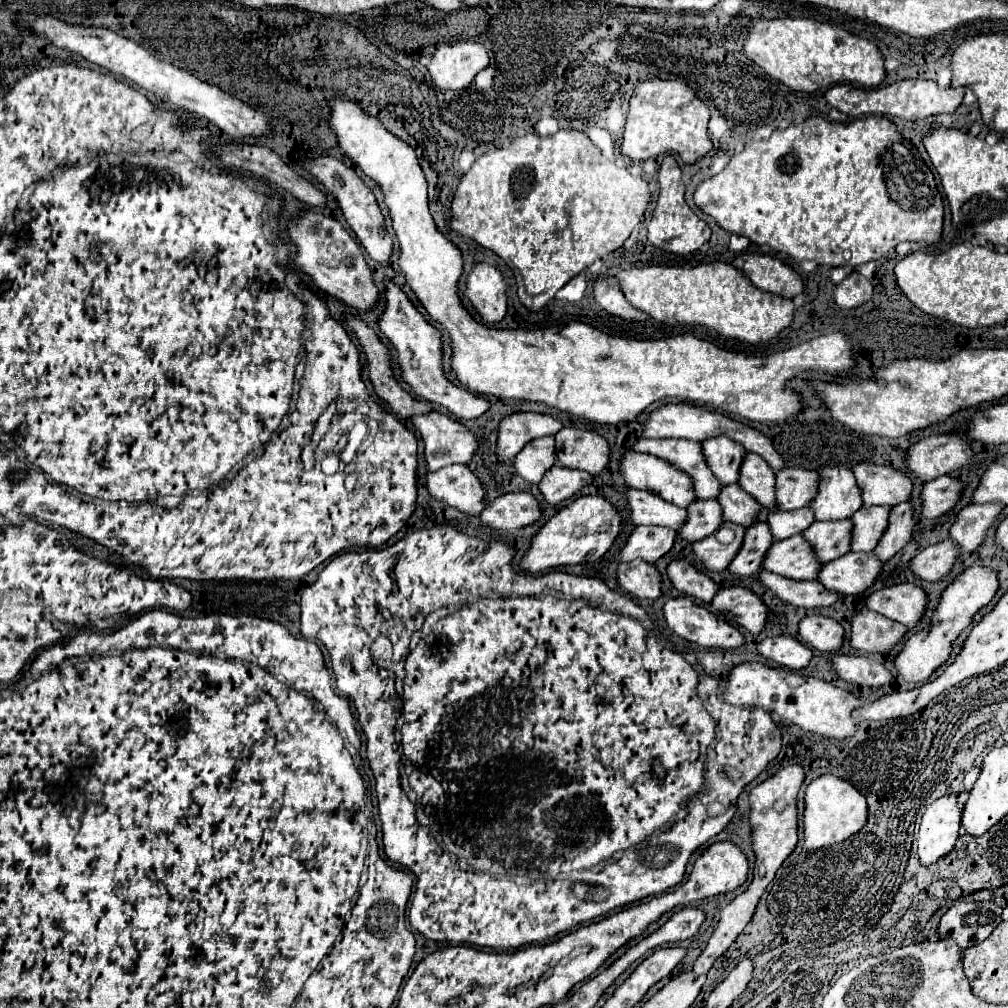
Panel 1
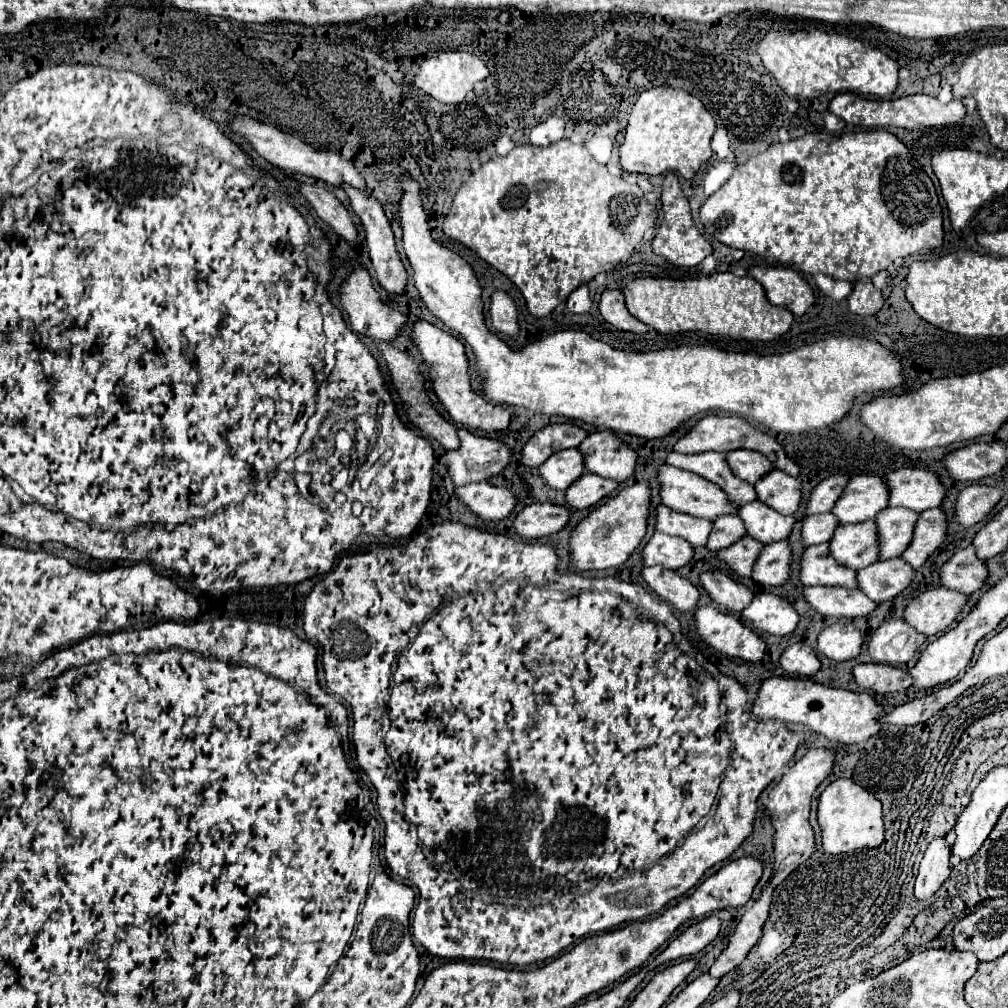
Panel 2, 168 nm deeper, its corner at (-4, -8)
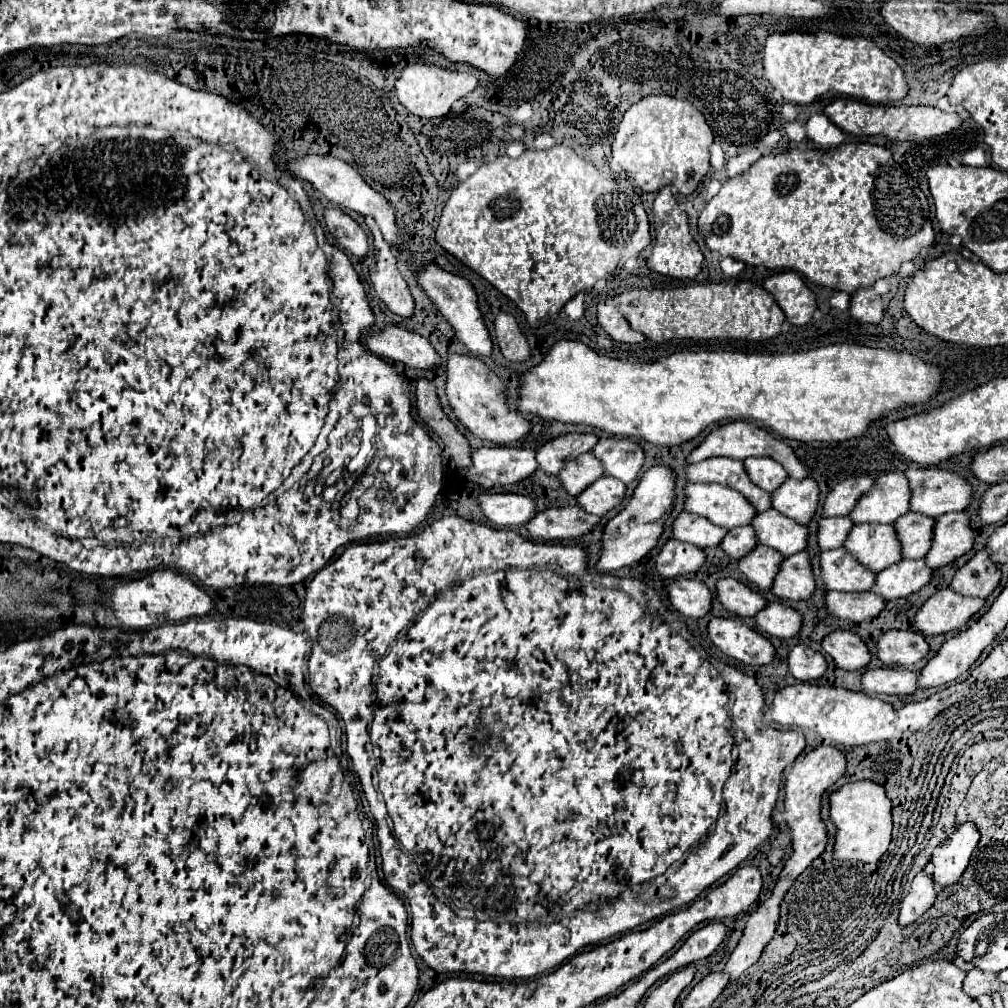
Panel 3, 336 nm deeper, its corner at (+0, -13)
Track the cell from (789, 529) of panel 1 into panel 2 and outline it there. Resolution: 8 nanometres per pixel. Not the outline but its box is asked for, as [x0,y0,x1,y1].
[803,514,837,546]

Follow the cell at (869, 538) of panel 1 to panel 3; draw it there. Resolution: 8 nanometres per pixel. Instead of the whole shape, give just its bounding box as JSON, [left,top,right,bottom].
[895,513,933,559]

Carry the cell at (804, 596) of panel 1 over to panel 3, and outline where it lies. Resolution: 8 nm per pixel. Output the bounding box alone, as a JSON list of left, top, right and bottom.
[825,591,885,623]

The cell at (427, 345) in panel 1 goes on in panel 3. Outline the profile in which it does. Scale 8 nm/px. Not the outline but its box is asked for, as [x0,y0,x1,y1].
[445,353,531,445]

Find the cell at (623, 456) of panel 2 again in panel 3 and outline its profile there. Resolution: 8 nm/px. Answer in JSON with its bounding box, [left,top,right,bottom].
[591,437,645,483]

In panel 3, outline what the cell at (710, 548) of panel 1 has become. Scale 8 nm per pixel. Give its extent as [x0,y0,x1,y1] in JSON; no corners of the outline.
[739,545,783,591]

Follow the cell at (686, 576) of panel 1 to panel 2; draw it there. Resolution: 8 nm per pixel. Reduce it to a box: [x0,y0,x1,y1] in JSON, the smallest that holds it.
[701,570,755,614]

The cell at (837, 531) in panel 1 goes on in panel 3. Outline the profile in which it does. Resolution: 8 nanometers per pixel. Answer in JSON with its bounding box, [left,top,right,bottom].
[843,525,901,573]

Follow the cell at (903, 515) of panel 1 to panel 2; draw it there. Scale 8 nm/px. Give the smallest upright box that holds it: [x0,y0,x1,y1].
[901,508,947,568]

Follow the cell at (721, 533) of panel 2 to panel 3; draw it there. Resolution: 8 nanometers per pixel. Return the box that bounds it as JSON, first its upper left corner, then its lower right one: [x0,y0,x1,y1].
[719,525,757,559]

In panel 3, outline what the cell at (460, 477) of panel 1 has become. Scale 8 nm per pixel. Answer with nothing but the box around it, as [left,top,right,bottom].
[477,493,535,527]

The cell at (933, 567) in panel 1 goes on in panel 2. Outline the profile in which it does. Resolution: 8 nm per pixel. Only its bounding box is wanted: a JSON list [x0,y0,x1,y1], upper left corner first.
[941,546,987,594]

